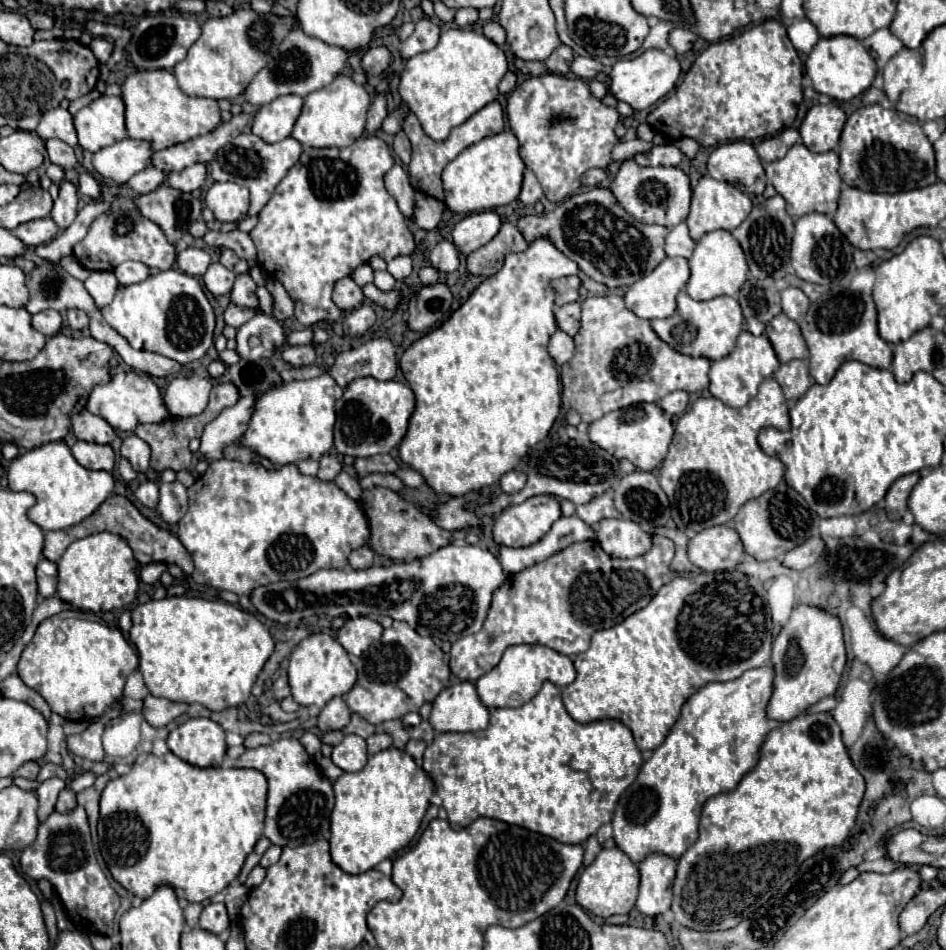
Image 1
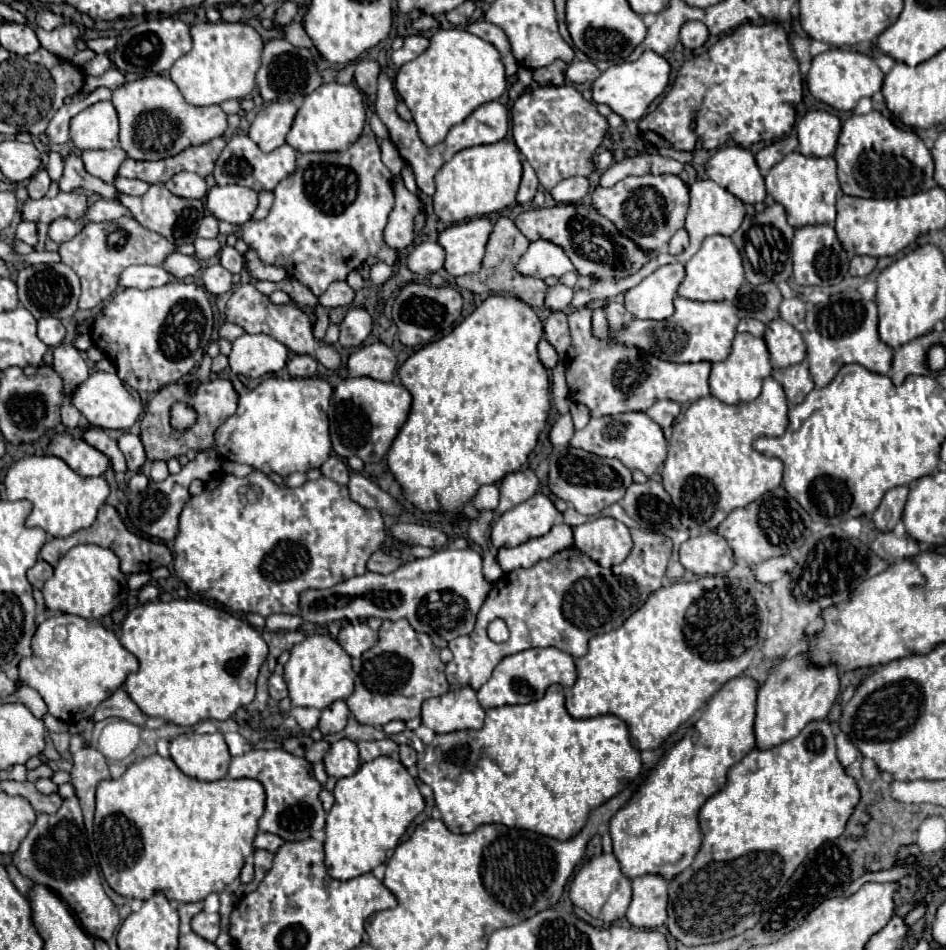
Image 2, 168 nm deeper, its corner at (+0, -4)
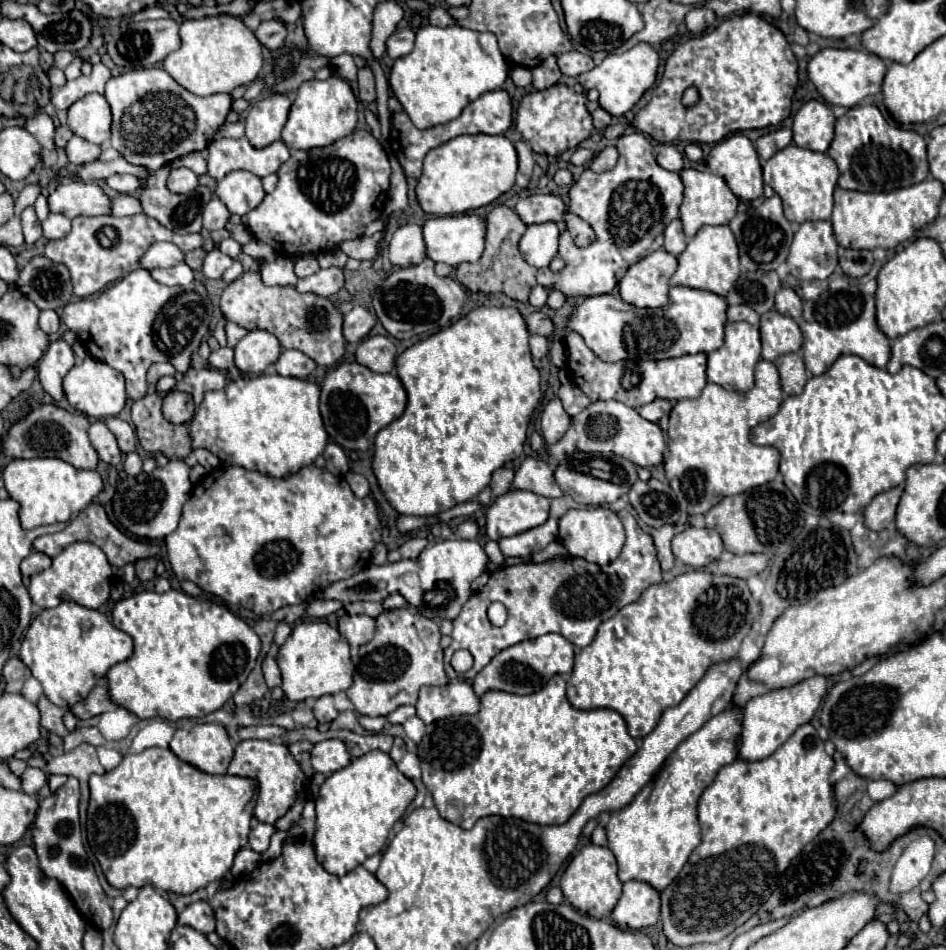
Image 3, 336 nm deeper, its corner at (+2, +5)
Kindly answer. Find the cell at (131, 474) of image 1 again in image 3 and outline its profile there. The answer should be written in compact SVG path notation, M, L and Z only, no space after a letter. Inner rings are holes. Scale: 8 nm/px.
M98 420L98 422L90 424L88 434L90 434L90 442L96 448L100 460L104 460L107 464L118 464L122 460L122 452L116 444L116 438L104 422Z

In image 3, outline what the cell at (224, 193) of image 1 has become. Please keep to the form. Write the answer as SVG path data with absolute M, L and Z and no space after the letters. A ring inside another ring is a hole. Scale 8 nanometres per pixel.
M232 172L218 182L214 194L224 202L230 214L244 216L264 200L262 182L252 172Z

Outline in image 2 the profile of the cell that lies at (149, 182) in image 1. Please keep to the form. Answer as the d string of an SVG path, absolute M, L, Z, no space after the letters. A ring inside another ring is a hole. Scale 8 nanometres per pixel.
M118 177L114 181L114 187L116 187L116 191L122 191L126 195L144 195L150 185L140 181L140 179L122 179L122 177Z

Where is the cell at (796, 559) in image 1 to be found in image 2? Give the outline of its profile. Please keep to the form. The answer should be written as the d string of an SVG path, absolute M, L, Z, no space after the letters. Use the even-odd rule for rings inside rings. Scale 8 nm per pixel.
M782 555L782 557L774 557L774 559L768 559L764 563L754 565L752 571L754 571L756 581L760 581L760 583L772 583L772 581L780 579L782 573L792 571L794 565L796 565L796 561L792 557Z

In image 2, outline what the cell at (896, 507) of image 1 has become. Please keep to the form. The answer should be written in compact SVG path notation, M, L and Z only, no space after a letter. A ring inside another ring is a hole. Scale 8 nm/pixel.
M894 487L894 489L886 491L886 495L882 497L882 503L878 505L878 509L874 511L874 517L872 517L878 531L886 533L886 531L894 529L894 525L902 517L906 497L908 497L908 487Z

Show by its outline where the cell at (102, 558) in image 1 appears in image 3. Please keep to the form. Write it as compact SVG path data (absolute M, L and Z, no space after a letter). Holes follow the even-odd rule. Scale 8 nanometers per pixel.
M72 542L52 560L52 570L44 570L30 578L28 592L32 602L40 608L54 608L66 600L86 608L100 608L110 598L110 580L112 566L108 564L106 554L90 542Z

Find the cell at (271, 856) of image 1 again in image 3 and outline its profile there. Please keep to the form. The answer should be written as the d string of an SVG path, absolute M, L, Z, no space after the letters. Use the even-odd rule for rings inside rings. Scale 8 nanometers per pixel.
M264 822L254 824L254 828L252 828L250 836L248 836L248 848L252 848L258 854L266 852L272 834L274 834L274 826L272 824L264 824Z

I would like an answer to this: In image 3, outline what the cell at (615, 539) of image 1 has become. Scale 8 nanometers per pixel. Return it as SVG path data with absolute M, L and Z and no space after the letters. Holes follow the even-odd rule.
M582 508L568 510L560 518L560 542L566 546L570 556L580 556L586 562L596 562L600 566L618 558L624 546L624 526L620 518L610 508Z

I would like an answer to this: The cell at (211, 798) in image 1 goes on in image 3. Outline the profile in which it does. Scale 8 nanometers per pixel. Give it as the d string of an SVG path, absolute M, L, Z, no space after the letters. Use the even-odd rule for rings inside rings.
M146 748L140 754L126 754L110 772L92 774L86 838L110 886L124 890L128 886L142 888L150 884L174 894L192 894L210 882L226 878L236 852L248 844L254 812L250 802L256 796L256 788L258 782L254 778L212 776L182 762L168 748Z

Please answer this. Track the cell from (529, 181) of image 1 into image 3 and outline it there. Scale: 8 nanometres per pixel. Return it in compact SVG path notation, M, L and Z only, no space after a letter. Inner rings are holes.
M518 140L516 144L516 152L518 152L518 176L516 176L516 186L518 188L526 188L530 178L532 178L532 170L534 170L534 156L530 146L524 140Z

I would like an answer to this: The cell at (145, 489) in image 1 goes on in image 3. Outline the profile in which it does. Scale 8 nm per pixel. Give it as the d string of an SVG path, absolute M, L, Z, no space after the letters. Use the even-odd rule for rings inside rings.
M132 452L132 454L126 456L124 472L126 472L128 476L138 476L138 474L142 472L142 460L140 460L140 456L138 456L136 452Z

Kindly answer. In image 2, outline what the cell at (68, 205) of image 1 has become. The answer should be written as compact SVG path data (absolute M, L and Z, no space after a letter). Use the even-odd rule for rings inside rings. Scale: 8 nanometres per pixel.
M56 219L54 223L50 223L50 229L48 229L48 237L56 243L66 243L70 241L78 231L82 229L82 221L72 221L72 219Z

